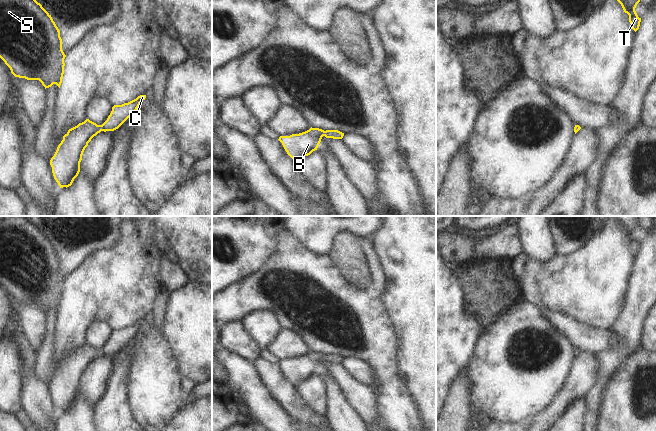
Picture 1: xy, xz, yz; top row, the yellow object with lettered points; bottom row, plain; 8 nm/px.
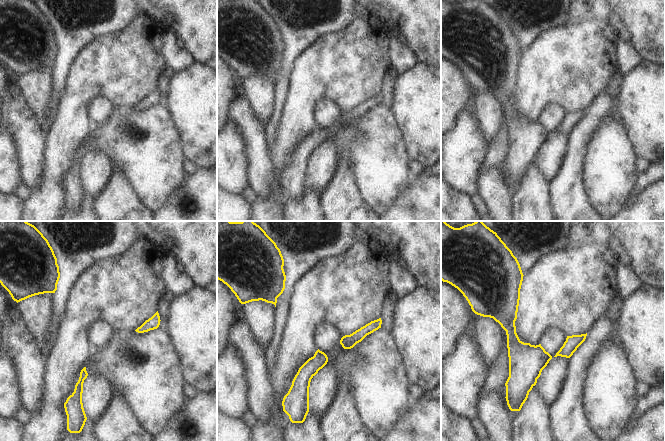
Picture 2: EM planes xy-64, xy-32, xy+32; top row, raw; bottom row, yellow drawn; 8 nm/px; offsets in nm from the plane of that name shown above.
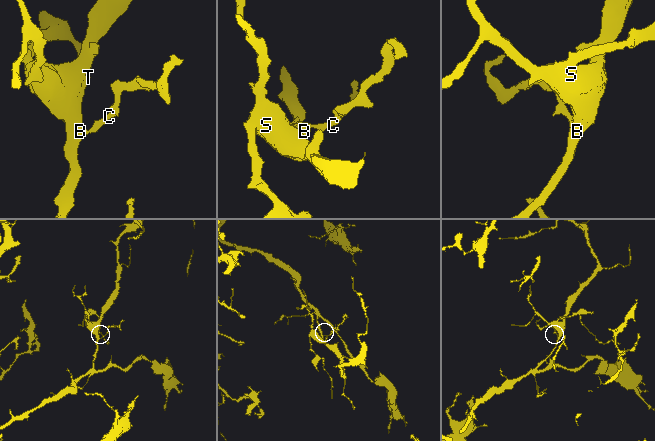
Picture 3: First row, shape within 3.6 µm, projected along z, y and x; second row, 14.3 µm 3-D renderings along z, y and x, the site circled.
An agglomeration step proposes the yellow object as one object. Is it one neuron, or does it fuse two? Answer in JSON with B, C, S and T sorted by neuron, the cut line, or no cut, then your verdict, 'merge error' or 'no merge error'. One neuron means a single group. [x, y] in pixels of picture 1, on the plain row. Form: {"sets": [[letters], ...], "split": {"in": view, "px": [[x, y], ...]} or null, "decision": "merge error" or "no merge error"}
{"sets": [["B", "C", "S", "T"]], "split": null, "decision": "no merge error"}

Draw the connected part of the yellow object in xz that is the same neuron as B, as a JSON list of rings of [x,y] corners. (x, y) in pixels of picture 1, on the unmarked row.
[[[310,352],[309,354],[292,358],[290,360],[280,360],[279,365],[282,367],[287,378],[296,386],[303,381],[310,379],[317,374],[322,361],[342,363],[344,357],[338,354],[322,354],[319,352]]]

